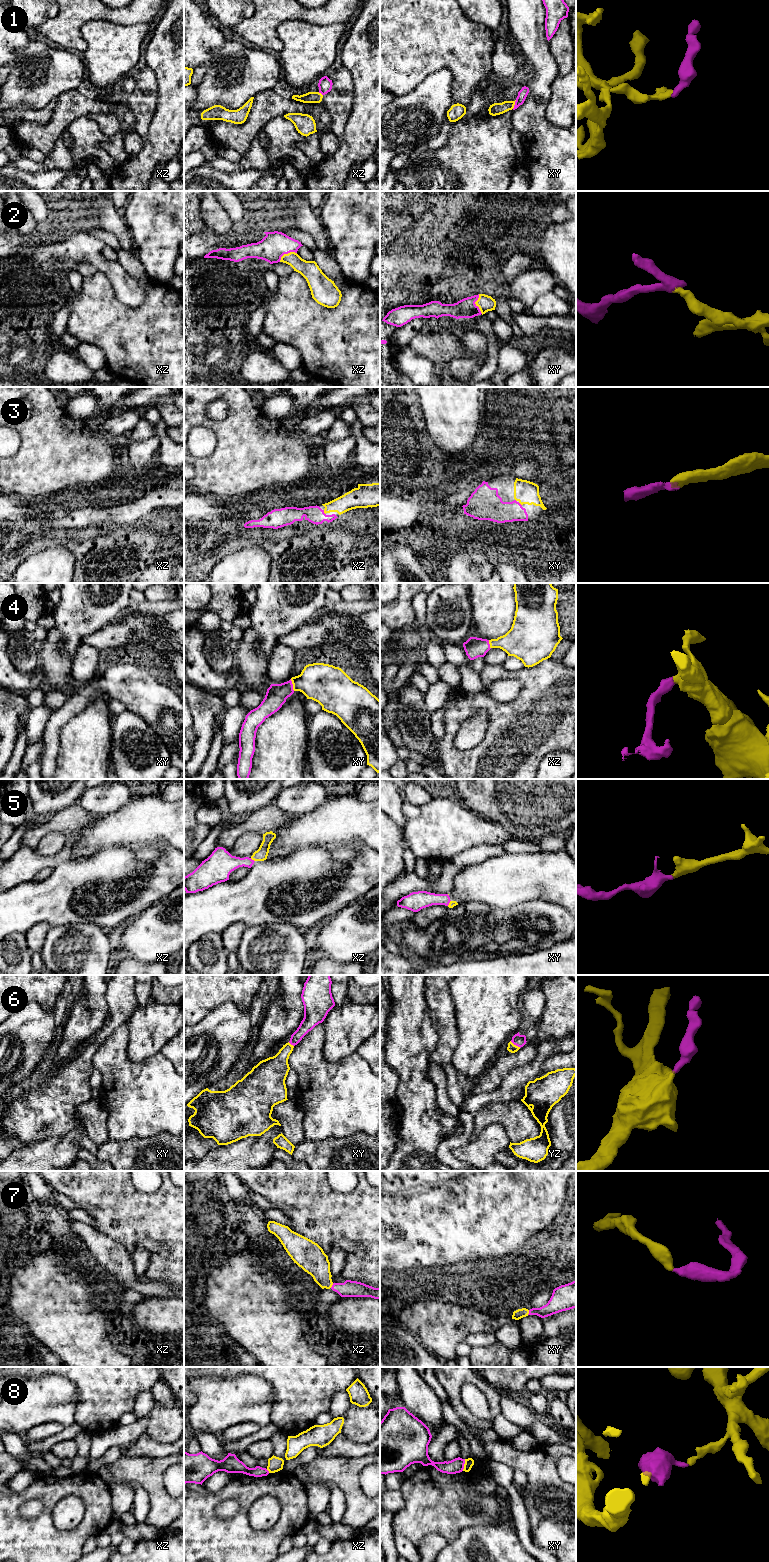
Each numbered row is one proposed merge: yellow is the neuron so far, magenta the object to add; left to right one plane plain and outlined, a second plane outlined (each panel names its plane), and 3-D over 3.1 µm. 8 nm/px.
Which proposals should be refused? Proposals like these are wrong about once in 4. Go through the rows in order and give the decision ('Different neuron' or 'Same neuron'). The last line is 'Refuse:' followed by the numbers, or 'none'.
1: Different neuron
2: Same neuron
3: Same neuron
4: Same neuron
5: Same neuron
6: Same neuron
7: Same neuron
8: Different neuron
Refuse: 1, 8

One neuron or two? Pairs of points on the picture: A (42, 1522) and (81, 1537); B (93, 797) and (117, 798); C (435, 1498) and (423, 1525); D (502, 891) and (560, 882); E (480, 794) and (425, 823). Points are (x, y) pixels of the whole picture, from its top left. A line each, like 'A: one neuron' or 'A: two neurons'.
A: one neuron
B: one neuron
C: one neuron
D: one neuron
E: two neurons

